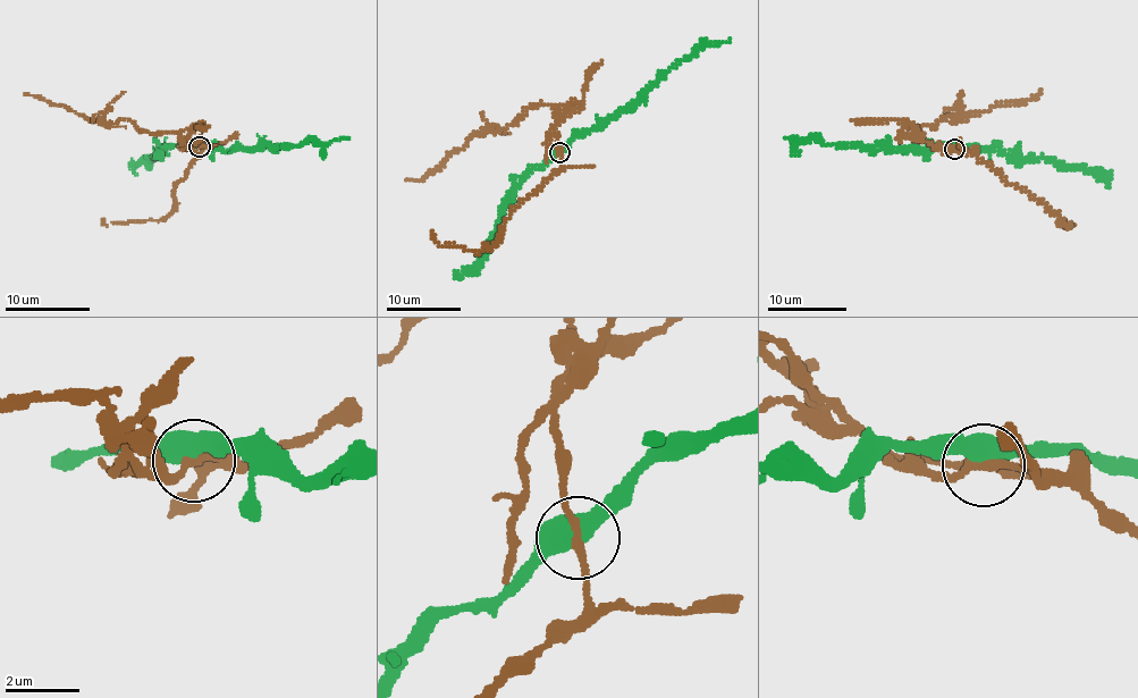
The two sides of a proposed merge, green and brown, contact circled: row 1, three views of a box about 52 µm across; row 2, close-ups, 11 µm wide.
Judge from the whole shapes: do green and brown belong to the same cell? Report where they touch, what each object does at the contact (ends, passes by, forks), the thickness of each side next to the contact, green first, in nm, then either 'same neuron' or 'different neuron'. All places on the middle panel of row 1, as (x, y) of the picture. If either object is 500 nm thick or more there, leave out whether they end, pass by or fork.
(559, 152) | 500/190 nm | different neuron

